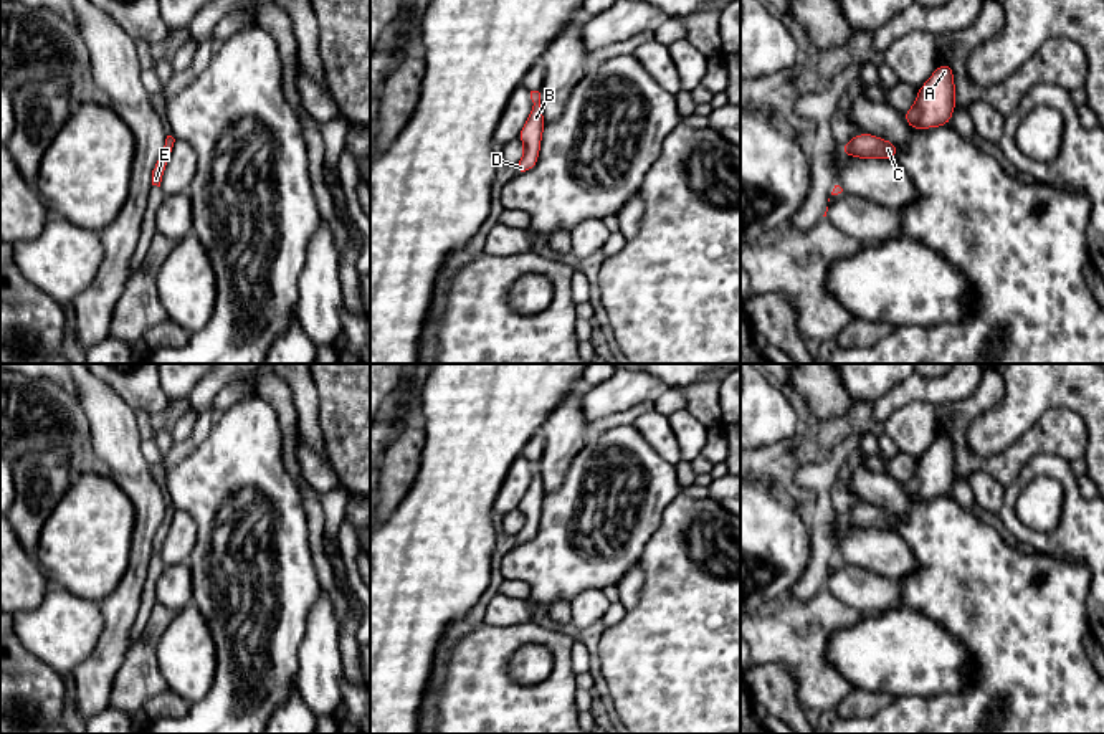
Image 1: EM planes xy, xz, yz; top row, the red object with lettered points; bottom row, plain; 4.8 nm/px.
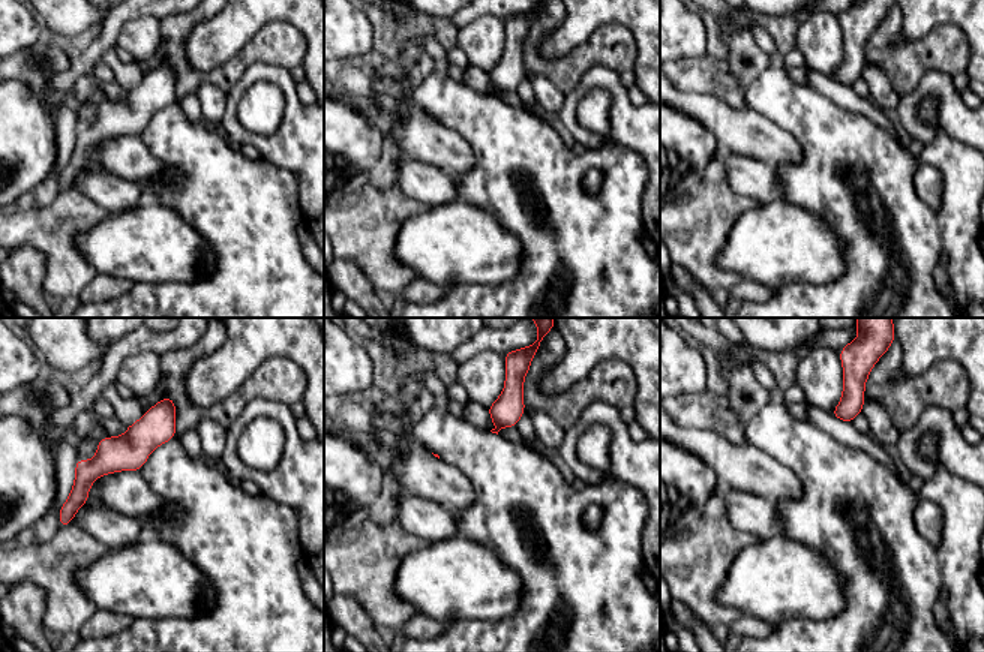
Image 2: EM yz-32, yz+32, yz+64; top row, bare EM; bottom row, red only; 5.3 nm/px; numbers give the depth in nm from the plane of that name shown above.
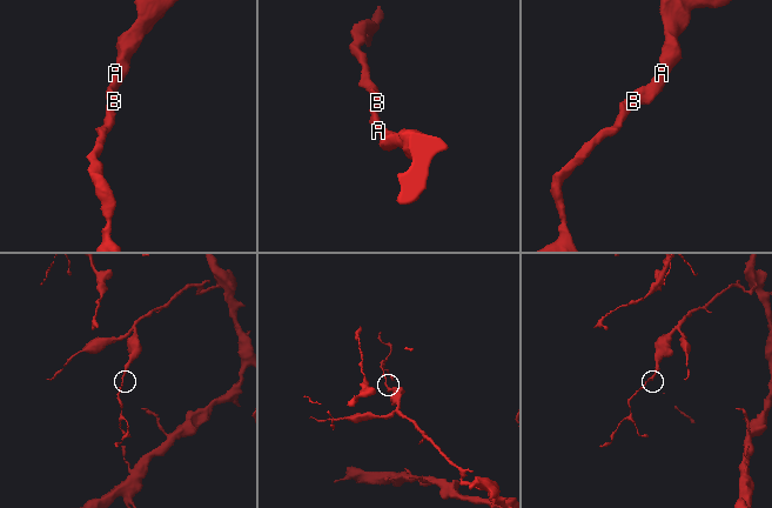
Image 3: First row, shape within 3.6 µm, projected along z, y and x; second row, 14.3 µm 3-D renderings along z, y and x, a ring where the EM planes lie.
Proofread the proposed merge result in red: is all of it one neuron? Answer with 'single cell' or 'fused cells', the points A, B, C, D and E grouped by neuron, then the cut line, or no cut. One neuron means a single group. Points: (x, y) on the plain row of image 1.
single cell; A B C D E; no cut

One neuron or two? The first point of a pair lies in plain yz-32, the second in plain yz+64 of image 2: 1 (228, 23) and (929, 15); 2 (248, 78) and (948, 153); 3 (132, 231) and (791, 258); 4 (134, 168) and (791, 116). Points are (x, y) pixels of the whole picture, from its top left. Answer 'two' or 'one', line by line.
1: one
2: two
3: one
4: two

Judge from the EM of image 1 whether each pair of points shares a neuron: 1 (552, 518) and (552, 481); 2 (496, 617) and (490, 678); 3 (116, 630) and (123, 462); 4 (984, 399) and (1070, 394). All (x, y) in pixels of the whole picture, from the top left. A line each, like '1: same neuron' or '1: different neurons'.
1: different neurons
2: different neurons
3: same neuron
4: different neurons

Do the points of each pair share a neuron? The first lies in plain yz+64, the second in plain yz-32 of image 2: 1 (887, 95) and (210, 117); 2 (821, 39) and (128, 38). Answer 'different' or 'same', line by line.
1: same
2: same

